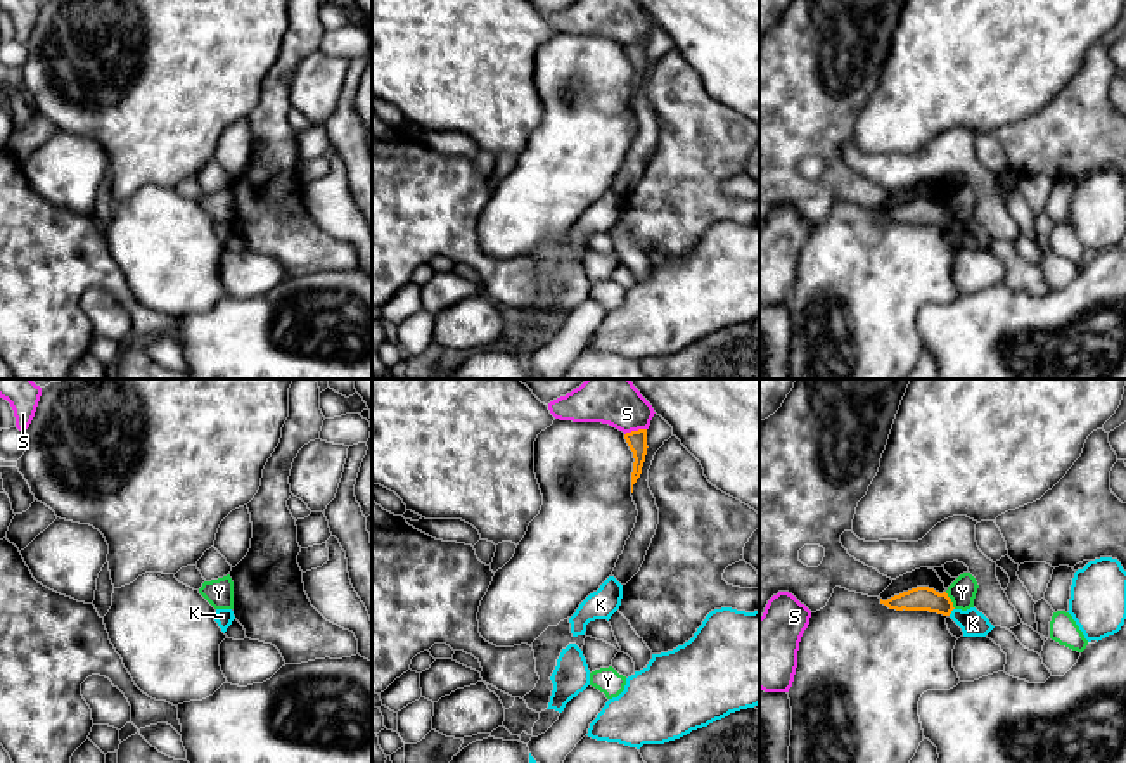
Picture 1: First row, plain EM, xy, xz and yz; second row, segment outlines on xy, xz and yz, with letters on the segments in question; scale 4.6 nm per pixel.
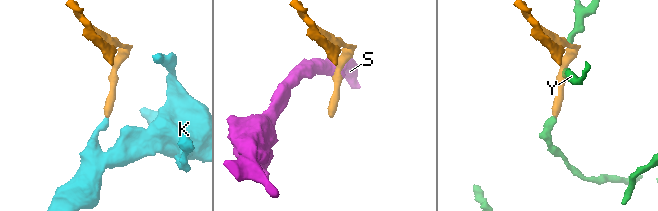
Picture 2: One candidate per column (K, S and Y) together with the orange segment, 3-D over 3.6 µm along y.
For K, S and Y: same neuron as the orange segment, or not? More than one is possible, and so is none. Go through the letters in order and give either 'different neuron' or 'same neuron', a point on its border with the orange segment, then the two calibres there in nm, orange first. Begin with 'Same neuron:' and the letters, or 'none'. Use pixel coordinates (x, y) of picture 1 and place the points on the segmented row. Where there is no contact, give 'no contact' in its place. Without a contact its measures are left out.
Same neuron: none
K: different neuron | yz (952, 609) | 110/120 nm
S: different neuron | xz (635, 431) | 100/260 nm
Y: different neuron | yz (950, 601) | 110/130 nm

